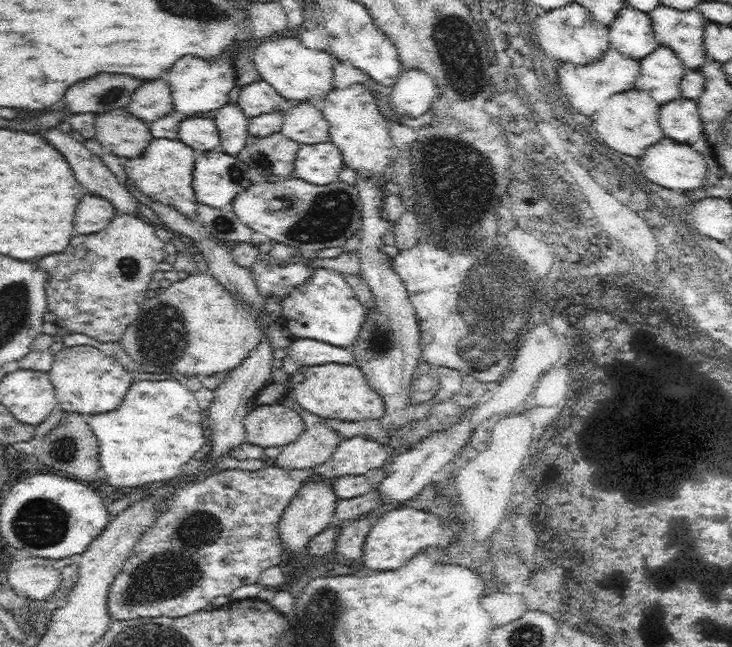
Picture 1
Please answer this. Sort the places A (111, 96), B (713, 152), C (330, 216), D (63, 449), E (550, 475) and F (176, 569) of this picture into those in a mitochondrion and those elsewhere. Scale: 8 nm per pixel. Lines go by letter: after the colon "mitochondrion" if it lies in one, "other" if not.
A: mitochondrion
B: other
C: mitochondrion
D: mitochondrion
E: other
F: mitochondrion

